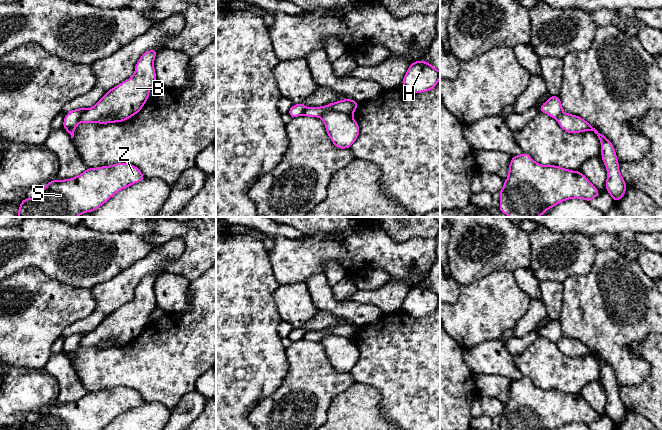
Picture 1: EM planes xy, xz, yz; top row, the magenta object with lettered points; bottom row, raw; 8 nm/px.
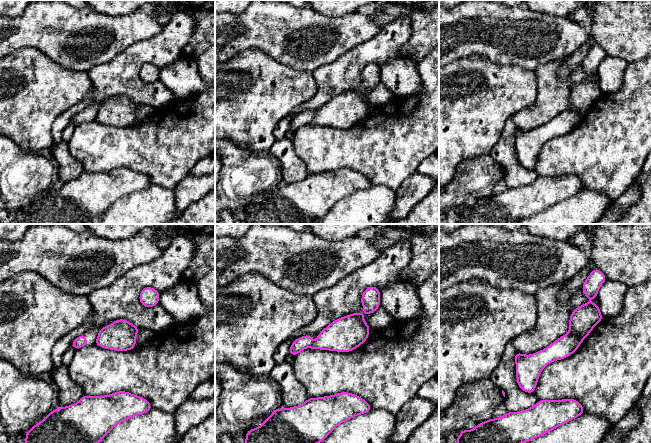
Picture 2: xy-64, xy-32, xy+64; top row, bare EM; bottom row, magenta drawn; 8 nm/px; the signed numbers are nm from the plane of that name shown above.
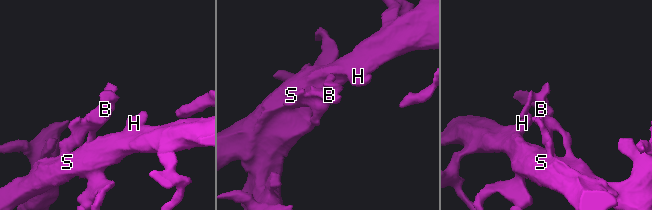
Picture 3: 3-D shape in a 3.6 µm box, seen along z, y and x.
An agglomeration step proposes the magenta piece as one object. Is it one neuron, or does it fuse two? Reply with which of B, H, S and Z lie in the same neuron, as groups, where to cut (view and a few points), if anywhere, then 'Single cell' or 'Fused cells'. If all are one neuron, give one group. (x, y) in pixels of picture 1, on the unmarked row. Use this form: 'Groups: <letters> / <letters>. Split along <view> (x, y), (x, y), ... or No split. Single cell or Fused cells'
Groups: B / H S Z. Split along xz (351, 338), (324, 335), (319, 340). Fused cells

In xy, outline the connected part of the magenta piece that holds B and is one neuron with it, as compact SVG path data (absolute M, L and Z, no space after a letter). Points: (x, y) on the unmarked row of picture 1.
M157 273L143 277L135 289L134 299L121 308L107 315L107 317L91 332L86 333L80 342L82 347L96 346L102 341L112 340L118 346L126 345L137 338L149 322L149 315L156 307L154 283Z

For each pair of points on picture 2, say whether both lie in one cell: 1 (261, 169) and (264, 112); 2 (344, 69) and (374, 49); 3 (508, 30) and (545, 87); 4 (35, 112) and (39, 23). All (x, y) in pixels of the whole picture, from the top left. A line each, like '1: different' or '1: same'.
1: different
2: same
3: different
4: different

